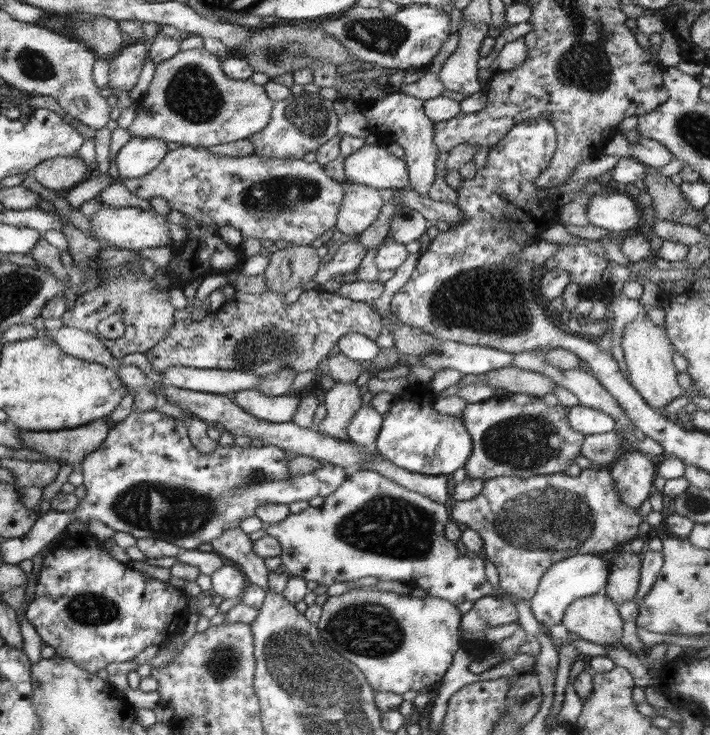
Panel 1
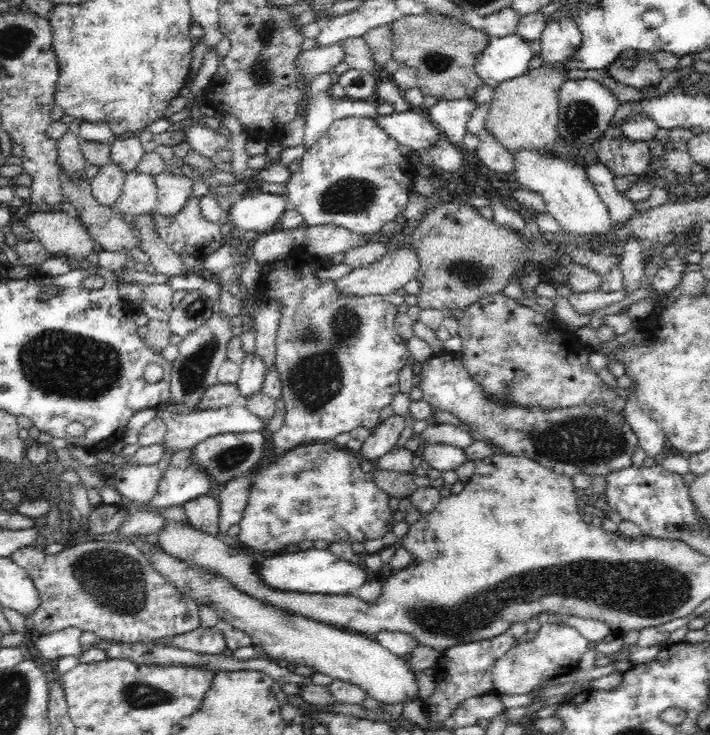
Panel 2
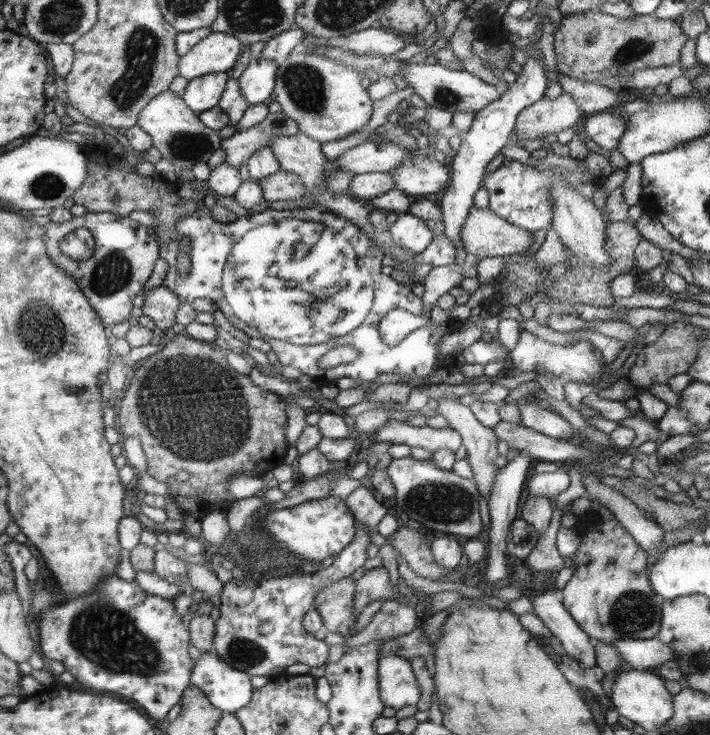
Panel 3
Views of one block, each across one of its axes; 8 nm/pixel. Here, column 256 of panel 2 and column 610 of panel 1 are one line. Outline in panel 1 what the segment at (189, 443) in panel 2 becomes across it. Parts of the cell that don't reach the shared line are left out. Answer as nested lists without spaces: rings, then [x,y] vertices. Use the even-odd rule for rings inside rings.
[[[580,404],[569,407],[567,419],[576,432],[584,435],[612,432],[616,426],[615,420],[607,414]]]

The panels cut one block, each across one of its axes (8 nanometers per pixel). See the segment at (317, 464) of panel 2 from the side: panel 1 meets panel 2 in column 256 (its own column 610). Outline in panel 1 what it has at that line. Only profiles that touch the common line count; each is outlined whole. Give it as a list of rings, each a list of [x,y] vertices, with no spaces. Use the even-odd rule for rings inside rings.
[[[594,465],[583,468],[575,477],[567,475],[566,472],[532,475],[530,478],[520,478],[518,475],[501,476],[484,481],[482,492],[472,500],[450,500],[450,511],[456,524],[465,524],[482,538],[484,554],[498,571],[499,586],[503,594],[513,600],[530,600],[539,590],[544,574],[556,562],[578,554],[598,555],[600,552],[612,550],[626,540],[636,539],[640,530],[638,524],[644,518],[640,516],[638,508],[630,508],[620,502],[615,484],[615,478],[608,468]]]

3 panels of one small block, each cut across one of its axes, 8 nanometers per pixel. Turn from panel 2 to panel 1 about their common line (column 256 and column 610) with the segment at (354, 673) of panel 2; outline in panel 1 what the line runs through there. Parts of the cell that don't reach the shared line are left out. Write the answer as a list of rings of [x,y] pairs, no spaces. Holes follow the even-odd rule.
[[[603,591],[573,602],[561,624],[568,633],[577,634],[581,640],[606,648],[617,647],[623,636],[624,622],[618,608],[619,604]]]

